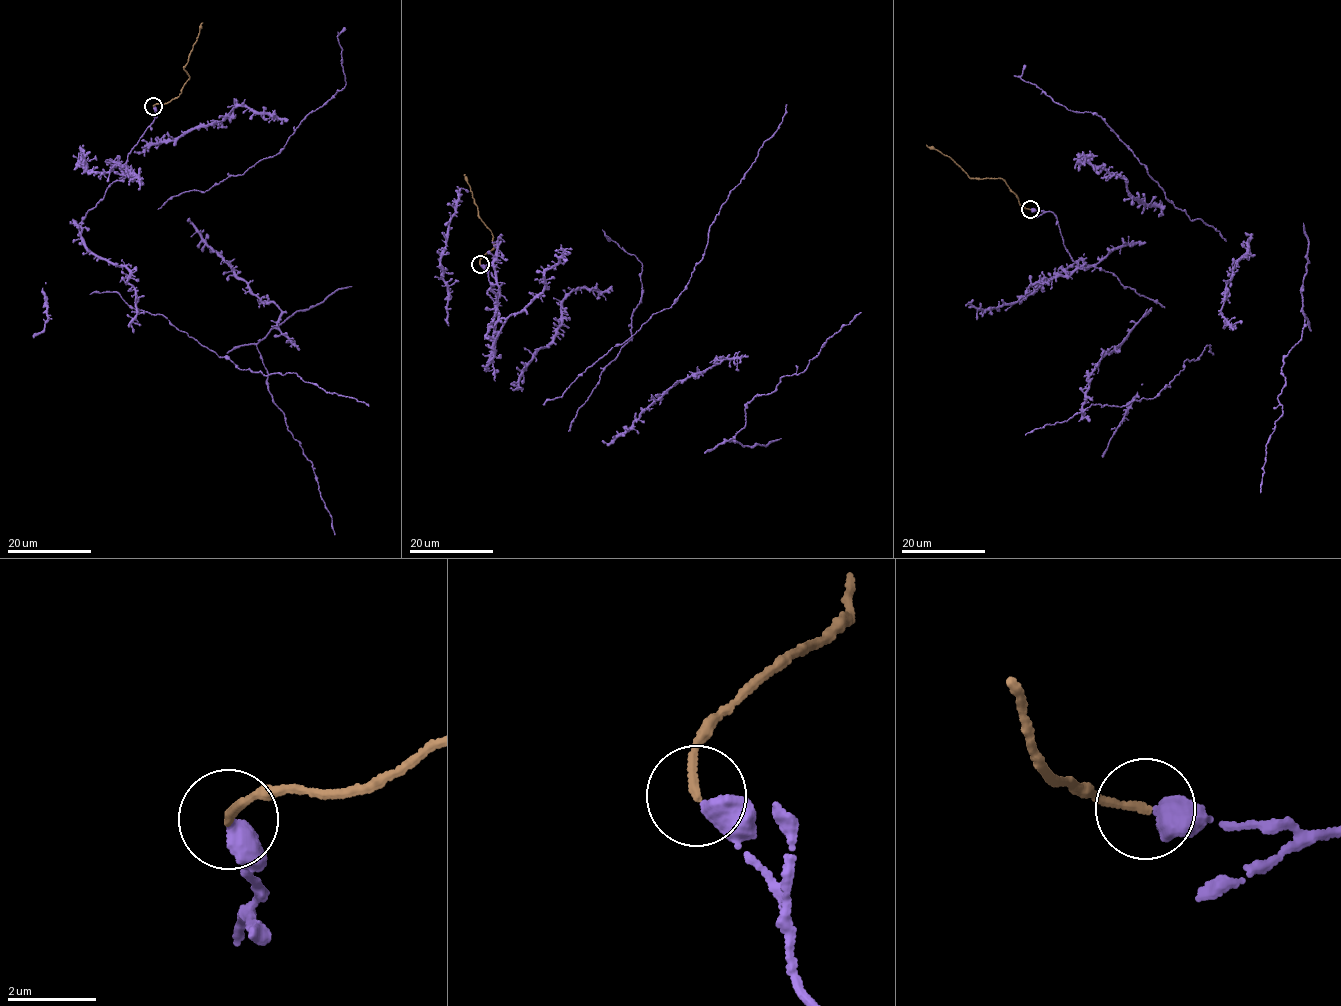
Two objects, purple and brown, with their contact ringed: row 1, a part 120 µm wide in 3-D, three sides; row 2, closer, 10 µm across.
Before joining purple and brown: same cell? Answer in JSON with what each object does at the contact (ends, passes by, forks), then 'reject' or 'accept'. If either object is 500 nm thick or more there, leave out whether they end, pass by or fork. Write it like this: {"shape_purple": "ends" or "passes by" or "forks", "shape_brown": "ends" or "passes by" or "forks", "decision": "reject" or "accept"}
{"decision": "accept"}

